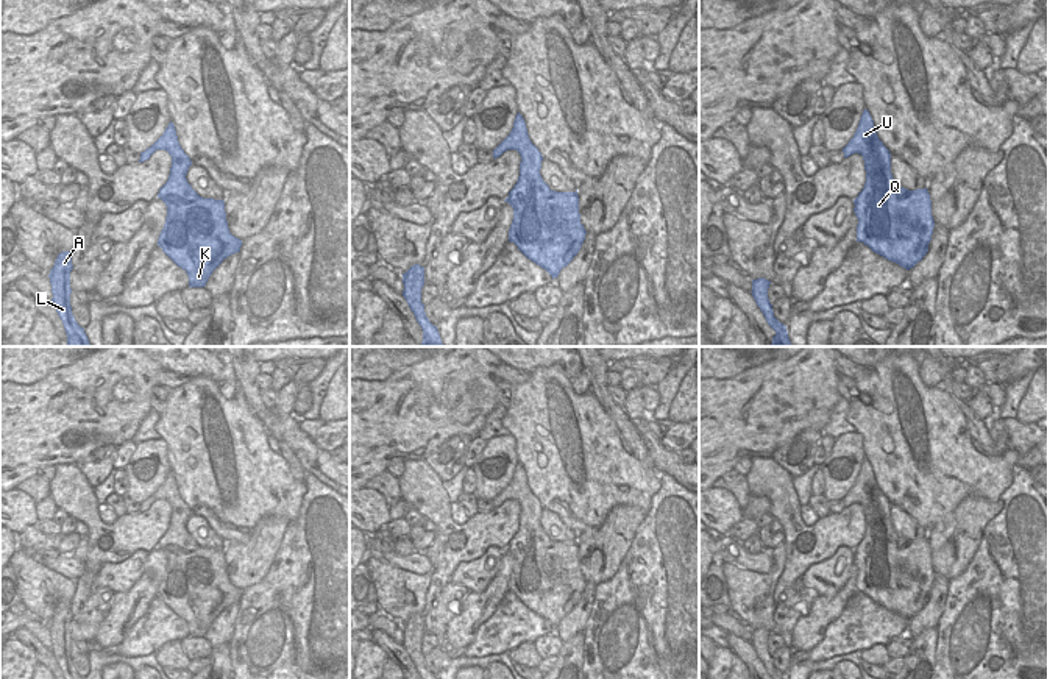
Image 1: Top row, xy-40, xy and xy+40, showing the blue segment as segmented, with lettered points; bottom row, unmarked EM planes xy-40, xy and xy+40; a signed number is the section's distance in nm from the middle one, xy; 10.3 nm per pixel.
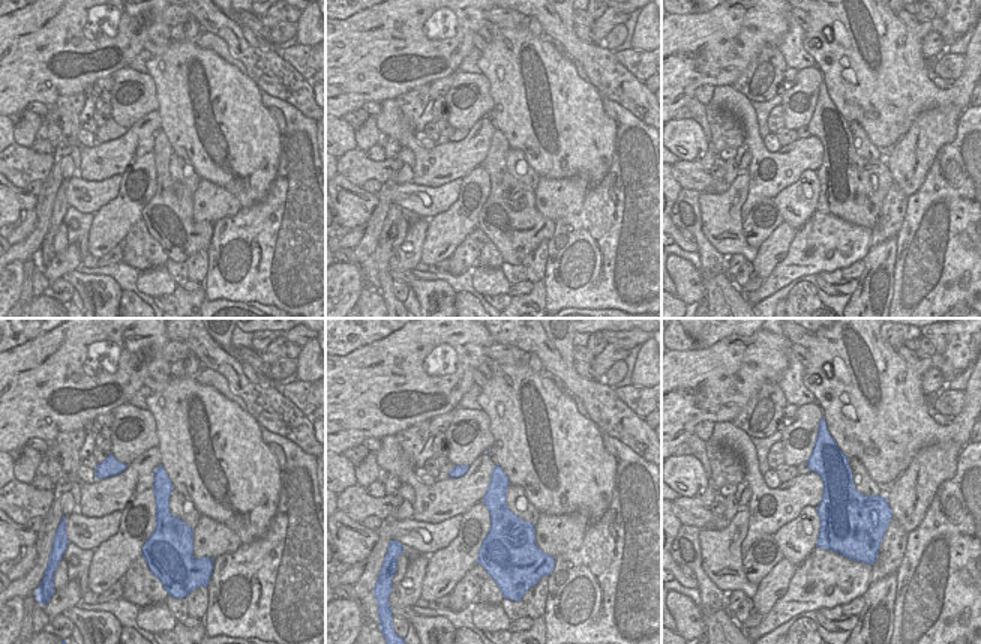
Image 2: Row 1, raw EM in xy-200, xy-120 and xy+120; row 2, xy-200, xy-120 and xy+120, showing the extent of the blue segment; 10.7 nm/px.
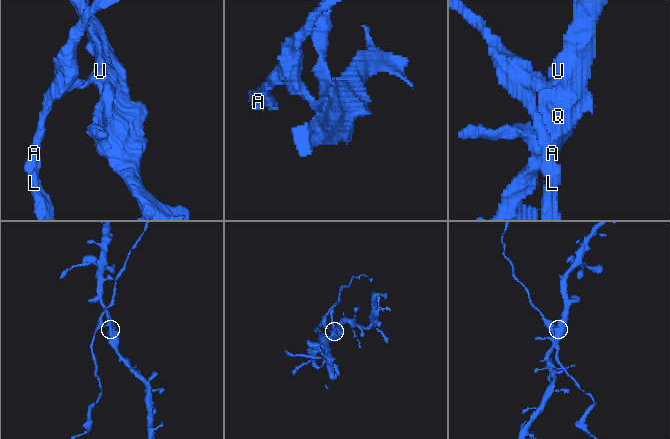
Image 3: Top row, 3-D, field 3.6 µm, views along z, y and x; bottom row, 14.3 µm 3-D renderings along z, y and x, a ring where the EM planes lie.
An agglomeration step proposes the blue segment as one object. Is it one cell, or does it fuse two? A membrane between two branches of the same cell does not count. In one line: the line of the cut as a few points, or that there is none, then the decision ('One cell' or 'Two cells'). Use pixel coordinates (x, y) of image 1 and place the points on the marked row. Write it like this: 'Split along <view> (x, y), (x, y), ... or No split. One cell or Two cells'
Split along xy (503, 152), (493, 153). Two cells

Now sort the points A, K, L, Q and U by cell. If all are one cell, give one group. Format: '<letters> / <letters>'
A L / K Q U

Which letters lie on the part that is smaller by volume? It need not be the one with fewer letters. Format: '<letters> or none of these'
A, L

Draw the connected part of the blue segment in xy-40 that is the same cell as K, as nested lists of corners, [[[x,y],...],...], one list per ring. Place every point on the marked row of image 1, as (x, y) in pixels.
[[[173,122],[147,150],[165,150],[172,156],[169,180],[158,194],[167,206],[158,247],[187,273],[189,287],[204,287],[212,272],[240,251],[242,240],[229,233],[225,201],[203,198],[187,183],[192,161],[178,142]]]

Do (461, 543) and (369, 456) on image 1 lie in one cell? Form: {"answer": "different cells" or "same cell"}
{"answer": "different cells"}

